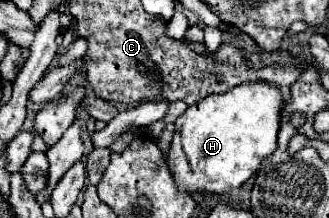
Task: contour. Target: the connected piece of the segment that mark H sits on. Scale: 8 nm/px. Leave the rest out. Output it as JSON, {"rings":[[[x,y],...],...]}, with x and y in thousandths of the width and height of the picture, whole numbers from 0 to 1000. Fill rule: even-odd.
{"rings":[[[754,372],[729,381],[687,427],[632,436],[608,472],[565,500],[553,537],[535,555],[535,628],[523,638],[523,674],[511,693],[511,775],[523,784],[547,876],[565,885],[693,885],[705,867],[736,858],[766,803],[784,794],[796,739],[839,693],[839,638],[851,601],[851,546],[863,500],[863,436],[839,390],[802,372]]]}

